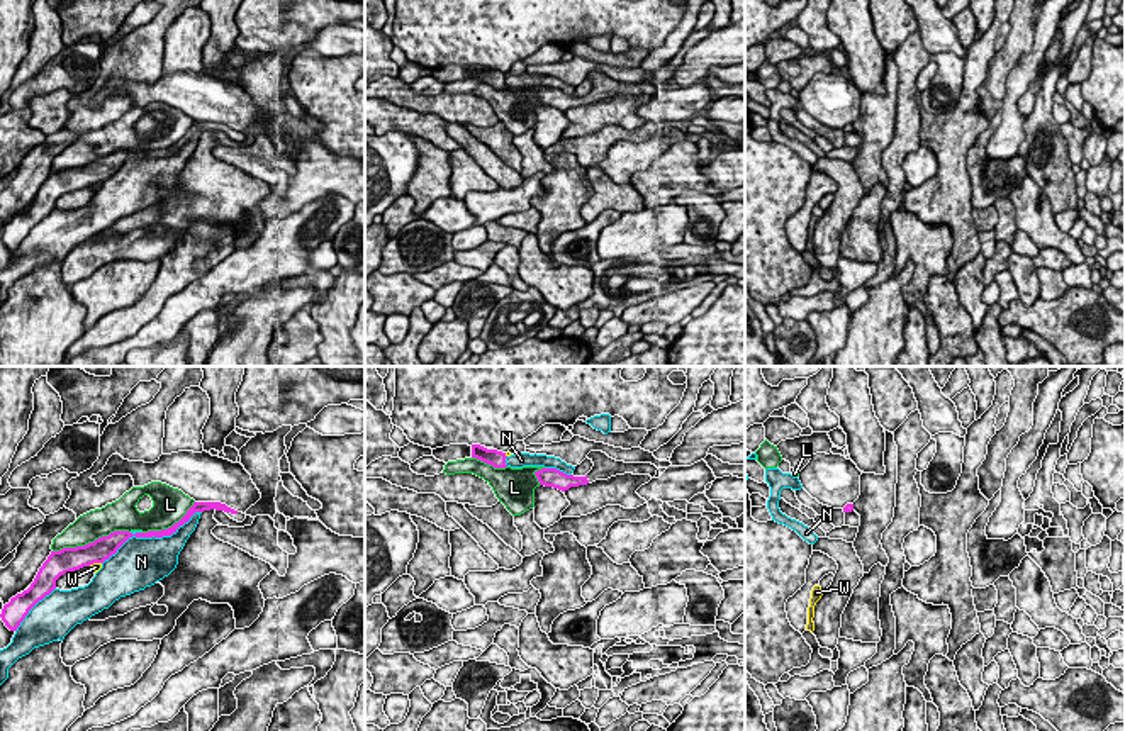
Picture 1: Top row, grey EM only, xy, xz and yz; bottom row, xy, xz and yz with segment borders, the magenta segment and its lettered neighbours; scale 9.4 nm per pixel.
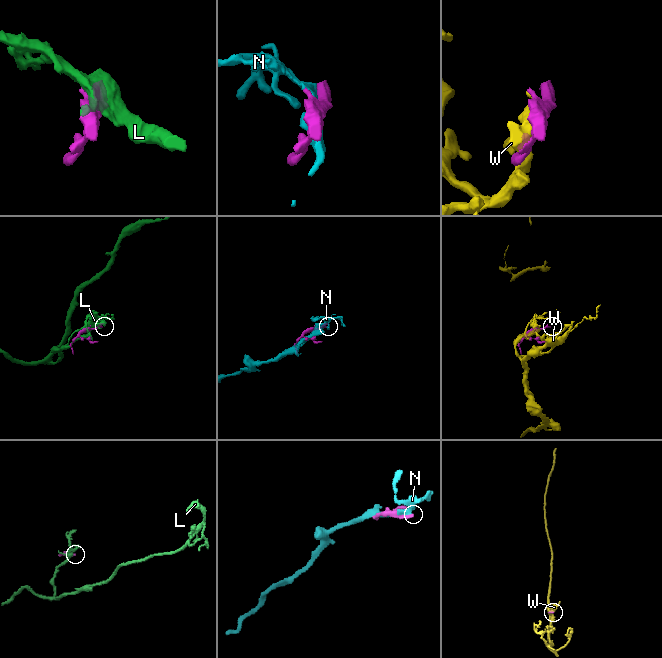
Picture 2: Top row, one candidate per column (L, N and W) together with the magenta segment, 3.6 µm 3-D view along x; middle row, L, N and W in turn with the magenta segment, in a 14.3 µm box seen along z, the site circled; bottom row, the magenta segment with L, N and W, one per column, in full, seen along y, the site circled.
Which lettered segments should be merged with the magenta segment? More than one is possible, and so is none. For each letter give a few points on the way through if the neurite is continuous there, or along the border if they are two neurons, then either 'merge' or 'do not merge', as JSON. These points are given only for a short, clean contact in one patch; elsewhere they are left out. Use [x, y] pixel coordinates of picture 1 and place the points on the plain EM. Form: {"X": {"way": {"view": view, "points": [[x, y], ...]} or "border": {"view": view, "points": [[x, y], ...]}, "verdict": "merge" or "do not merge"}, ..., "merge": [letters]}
{"L": {"verdict": "do not merge"}, "N": {"verdict": "do not merge"}, "W": {"verdict": "do not merge"}, "merge": []}

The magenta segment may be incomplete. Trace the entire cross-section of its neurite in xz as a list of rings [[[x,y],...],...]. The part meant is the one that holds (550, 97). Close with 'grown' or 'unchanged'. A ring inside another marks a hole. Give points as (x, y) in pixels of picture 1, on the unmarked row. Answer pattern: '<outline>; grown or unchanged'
[[[590,71],[587,78],[594,83],[592,90],[585,97],[567,95],[557,88],[541,88],[535,92],[540,105],[553,107],[562,112],[570,107],[587,105],[596,100],[607,100],[616,95],[633,93],[633,95],[657,95],[657,86],[652,83],[624,83],[609,78],[602,71]]]; grown

